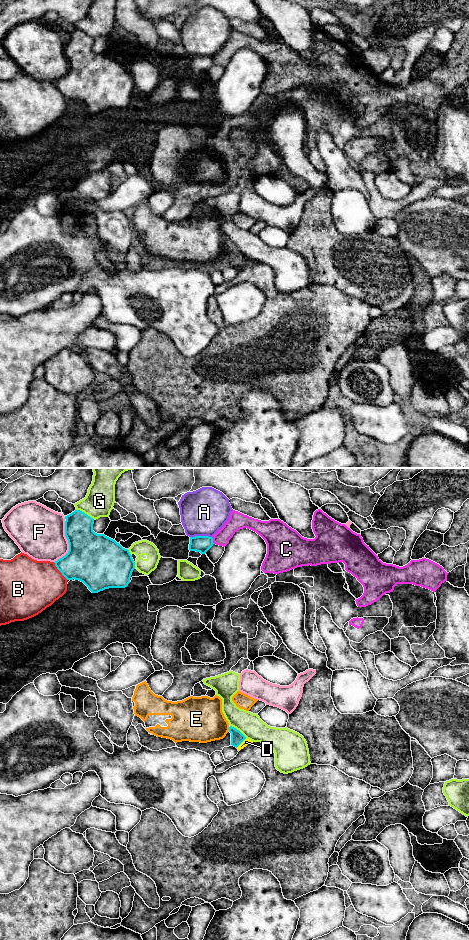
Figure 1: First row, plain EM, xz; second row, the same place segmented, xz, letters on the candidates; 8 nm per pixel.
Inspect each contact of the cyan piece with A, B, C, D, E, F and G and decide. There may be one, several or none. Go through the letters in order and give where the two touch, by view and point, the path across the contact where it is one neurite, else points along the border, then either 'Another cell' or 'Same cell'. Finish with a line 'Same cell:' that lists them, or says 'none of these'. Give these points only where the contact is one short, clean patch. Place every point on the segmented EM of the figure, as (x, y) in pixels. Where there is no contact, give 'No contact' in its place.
A: Touches cyan at xz (201, 536). Another cell
B: Touches cyan at xz (59, 570). Another cell
C: Touches cyan at xz (212, 541). Another cell
D: Touches cyan at xz (241, 742). Boundary: xz (246, 738), (236, 747). Another cell
E: Touches cyan at xz (229, 729). Boundary: xz (228, 727), (229, 730). Another cell
F: Touches cyan at xz (68, 542). Another cell
G: Touches cyan at xz (84, 513). Another cell
Same cell: none of these

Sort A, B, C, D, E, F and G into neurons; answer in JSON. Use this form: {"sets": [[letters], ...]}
{"sets": [["A"], ["B"], ["C"], ["D"], ["E"], ["F"], ["G"]]}

